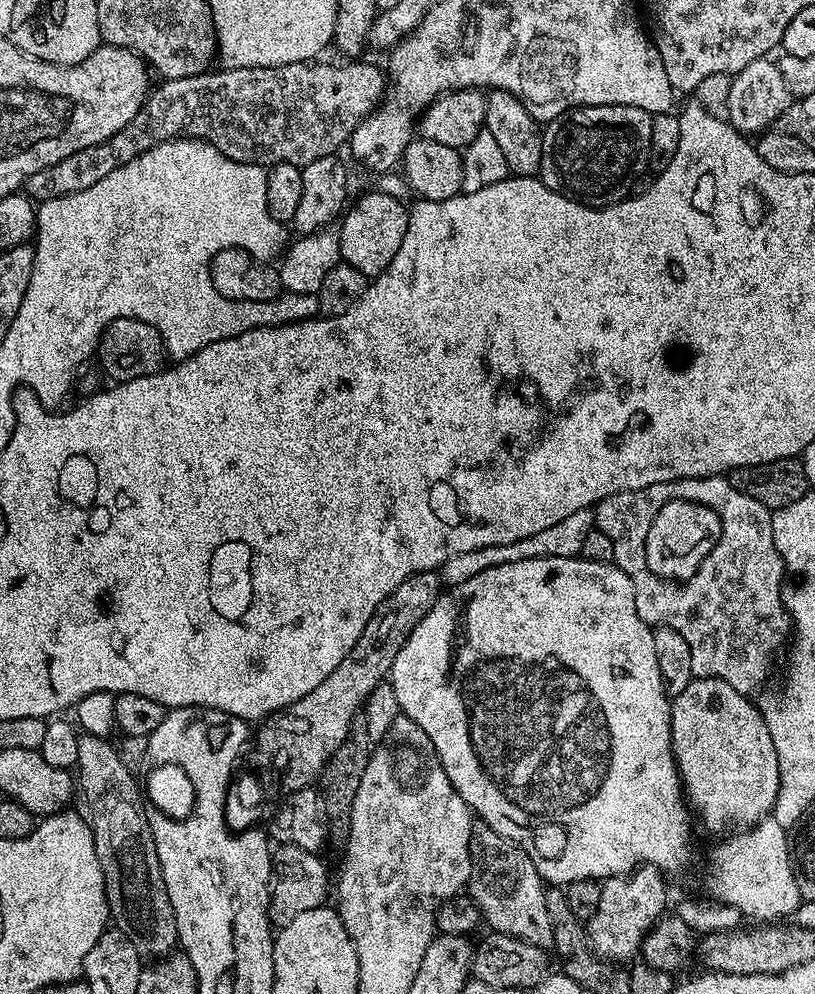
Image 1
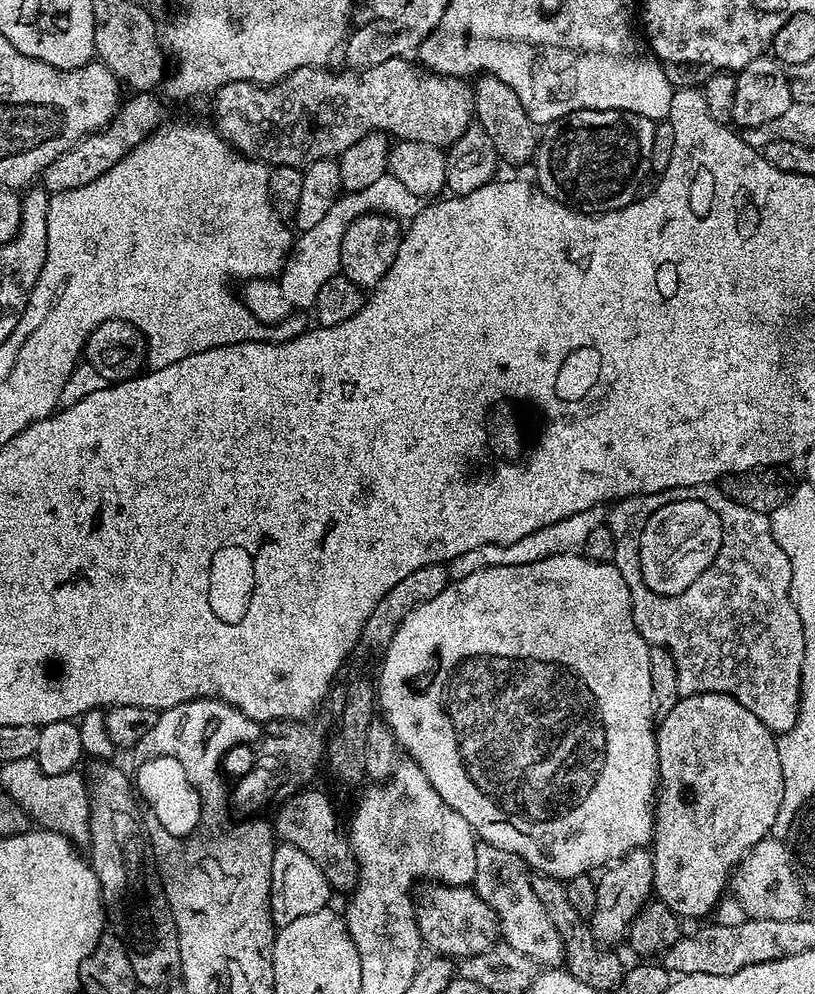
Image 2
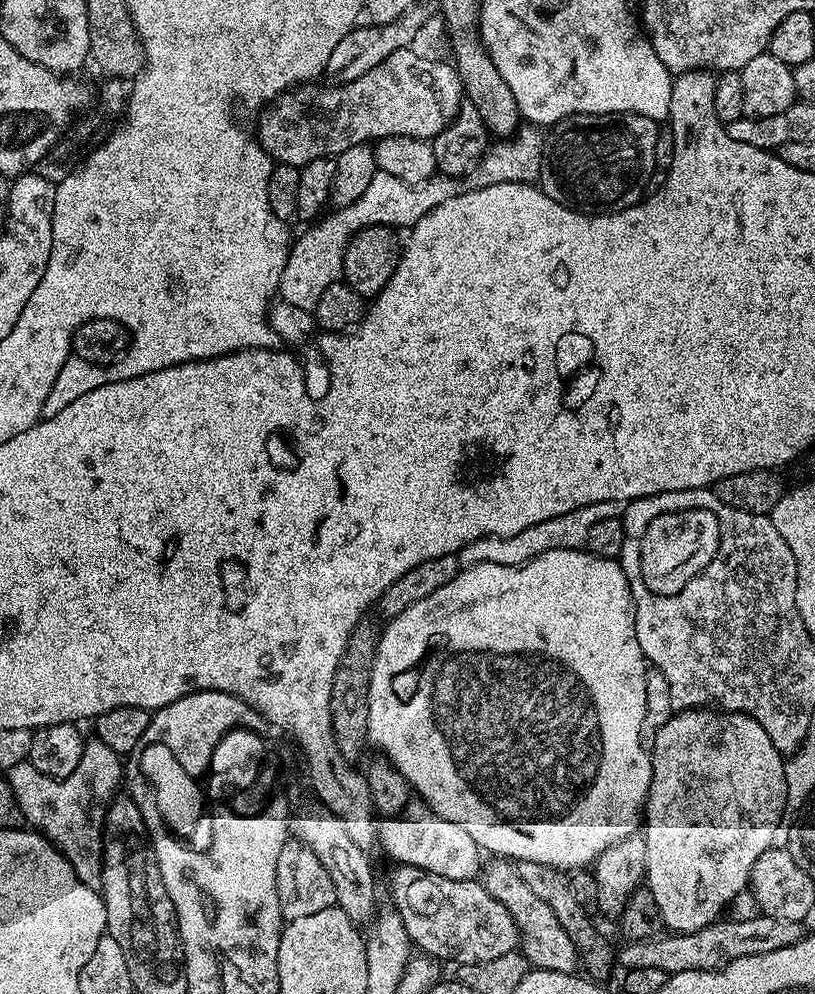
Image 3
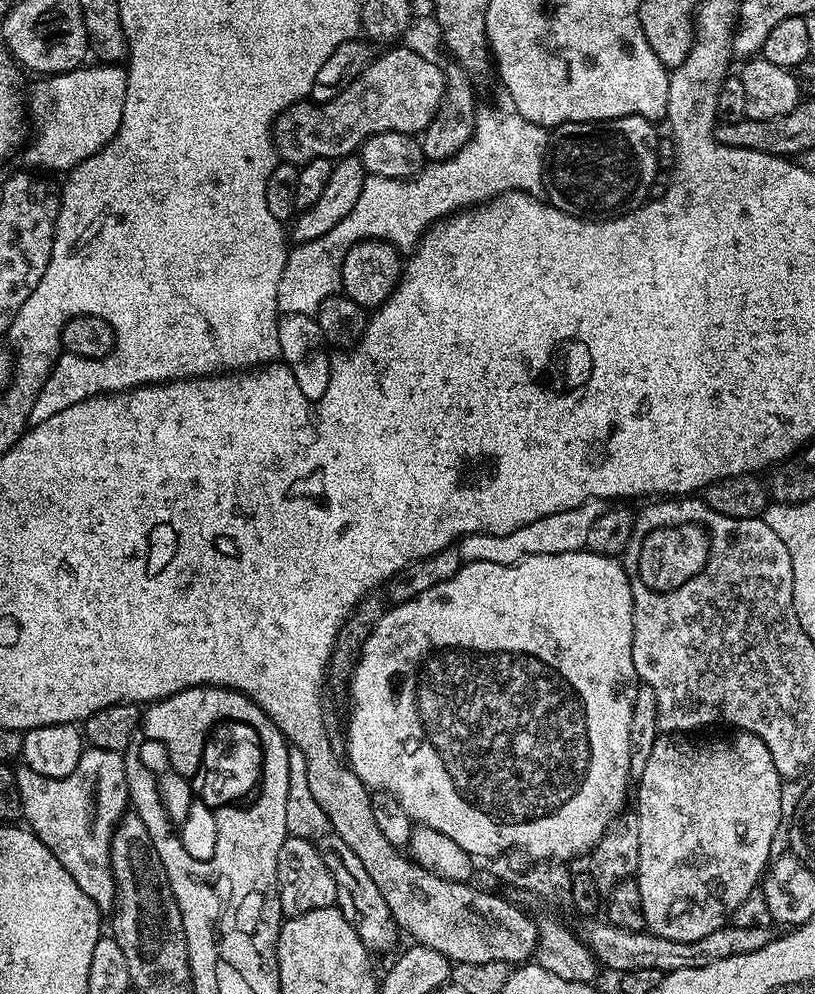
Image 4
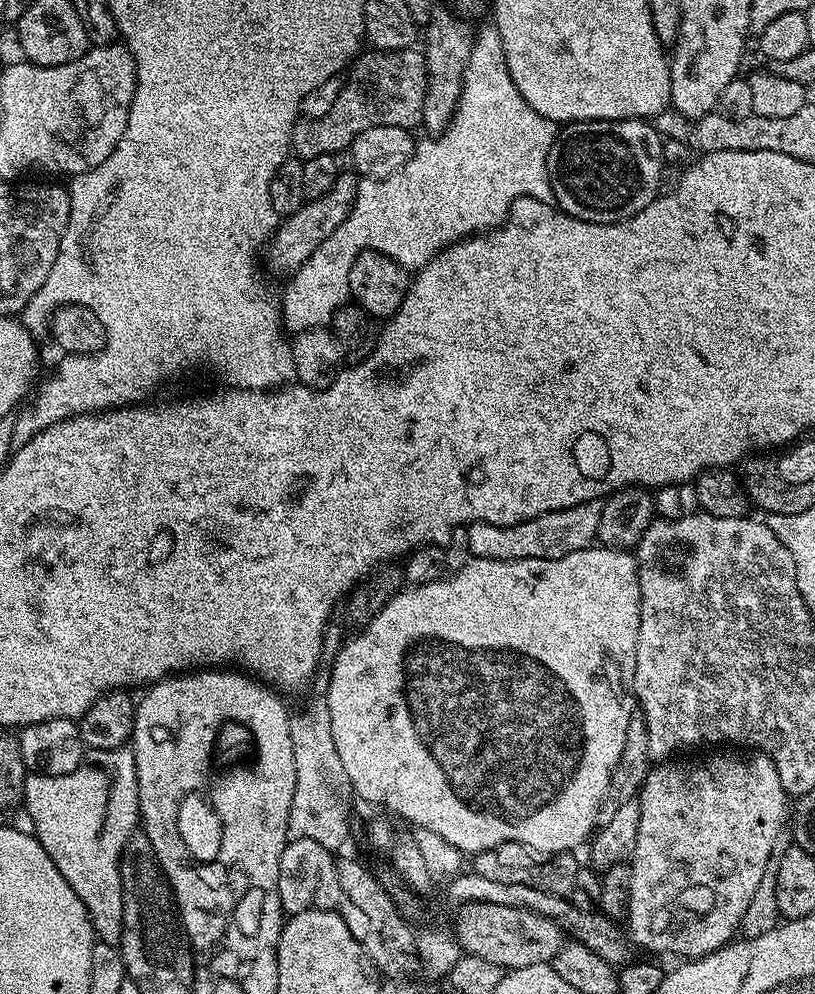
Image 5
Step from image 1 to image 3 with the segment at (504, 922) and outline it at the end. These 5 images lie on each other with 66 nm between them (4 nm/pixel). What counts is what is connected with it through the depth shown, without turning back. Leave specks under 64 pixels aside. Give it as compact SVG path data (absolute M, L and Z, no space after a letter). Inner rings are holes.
M492 858L489 861L482 868L483 886L510 912L510 918L516 923L516 930L520 934L519 951L528 959L529 965L542 970L575 973L580 964L580 955L576 953L574 942L570 942L570 934L562 930L558 918L554 918L550 906L546 906L539 891L535 887L528 888L527 882L516 869L519 867L513 861L507 858Z

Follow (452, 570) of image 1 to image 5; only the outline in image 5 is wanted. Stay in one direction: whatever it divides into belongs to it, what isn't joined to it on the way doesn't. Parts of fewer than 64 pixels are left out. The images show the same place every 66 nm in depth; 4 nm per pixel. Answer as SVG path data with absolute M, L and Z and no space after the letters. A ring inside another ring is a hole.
M597 498L570 506L566 510L554 510L514 526L494 526L490 522L474 522L467 525L468 555L478 560L521 560L522 558L546 558L557 560L566 554L574 554L583 548L593 547L598 530L598 518L602 518L604 500Z

